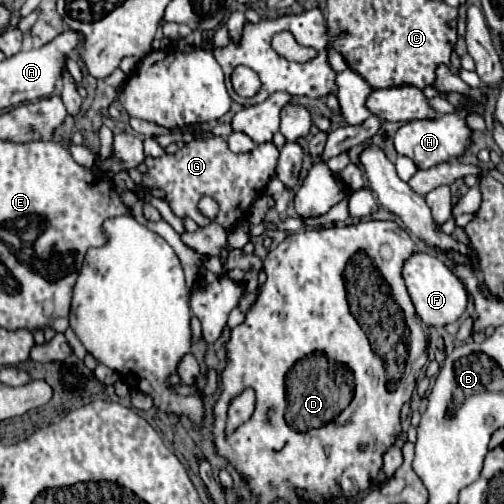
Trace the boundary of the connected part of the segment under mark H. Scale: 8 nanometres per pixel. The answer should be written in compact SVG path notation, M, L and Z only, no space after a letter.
M486 96L482 98L482 102L476 102L474 98L466 98L466 104L458 106L452 114L440 114L440 118L432 118L432 120L426 118L426 120L406 122L398 128L398 132L394 136L394 146L396 146L398 154L404 154L404 156L412 158L420 170L426 170L426 168L432 168L440 162L448 162L452 158L458 158L472 144L472 130L468 128L466 118L470 114L482 116L484 106L486 106Z

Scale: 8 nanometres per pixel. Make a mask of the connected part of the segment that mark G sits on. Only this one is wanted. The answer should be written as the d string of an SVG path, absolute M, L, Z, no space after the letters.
M220 136L210 140L190 140L174 154L162 154L158 158L146 156L144 164L148 170L142 174L142 184L148 190L160 188L166 194L164 200L170 204L172 212L178 218L190 216L198 226L208 226L208 220L198 212L196 204L202 196L212 196L220 206L216 222L226 230L234 230L238 224L248 220L250 206L274 176L276 160L278 148L272 142L258 144L252 152L246 154L234 154Z

